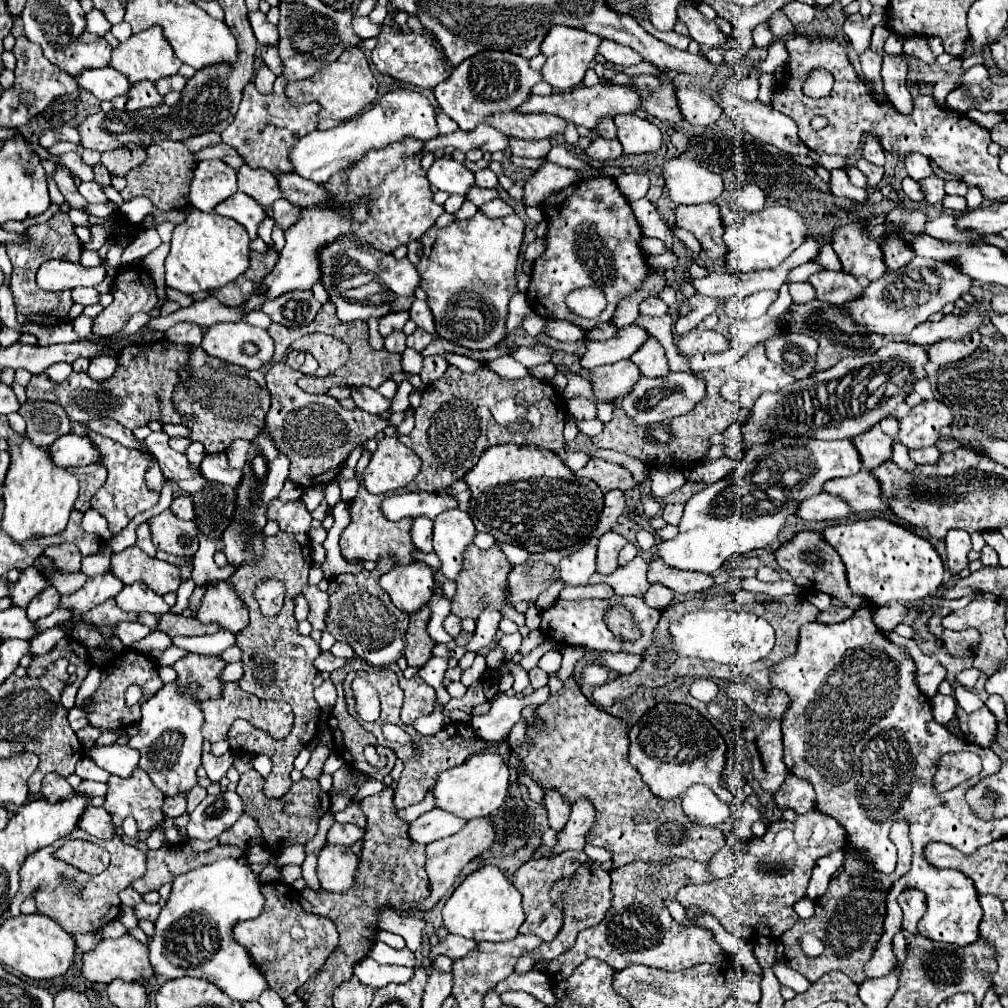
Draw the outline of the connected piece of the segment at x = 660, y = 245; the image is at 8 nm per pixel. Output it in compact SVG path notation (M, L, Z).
M644 238L644 240L642 240L642 248L644 248L646 254L652 254L652 256L656 256L656 254L664 254L664 252L670 252L668 246L666 246L660 238Z

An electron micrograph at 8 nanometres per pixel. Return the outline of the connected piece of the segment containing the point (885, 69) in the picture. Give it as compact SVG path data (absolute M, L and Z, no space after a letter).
M886 54L882 64L882 78L884 78L886 94L894 104L894 108L900 114L910 114L914 110L914 100L906 86L906 60L902 56Z

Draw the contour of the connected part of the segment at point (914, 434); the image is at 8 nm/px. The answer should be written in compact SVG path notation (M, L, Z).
M924 400L900 420L898 440L908 448L936 446L942 430L948 430L954 420L952 410L940 400Z

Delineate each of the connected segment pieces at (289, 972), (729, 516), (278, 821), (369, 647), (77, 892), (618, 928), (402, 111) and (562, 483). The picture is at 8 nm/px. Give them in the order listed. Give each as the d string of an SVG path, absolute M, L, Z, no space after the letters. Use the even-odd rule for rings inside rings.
M284 882L264 884L266 892L266 908L264 912L246 922L238 922L234 926L234 940L238 940L248 952L254 956L254 962L266 972L268 984L280 998L288 998L298 992L304 982L326 962L326 958L336 950L340 942L340 934L336 924L326 916L310 914L302 908L298 900L298 892Z
M778 436L774 442L754 444L728 476L706 486L686 502L684 518L678 524L678 536L674 540L660 542L656 552L674 568L714 574L734 554L748 554L776 542L788 522L788 516L796 516L804 498L822 494L822 484L830 478L852 476L860 470L862 458L852 440L826 442ZM770 484L780 486L786 496L770 496Z
M248 770L248 772L240 774L236 792L244 800L244 812L248 816L252 816L258 822L258 826L262 828L266 848L272 854L280 854L288 846L310 842L314 838L314 834L318 832L318 822L320 822L322 814L330 810L330 794L320 788L318 780L310 780L310 778L302 778L302 780L294 782L290 786L290 790L280 798L264 796L262 786L264 786L264 778L256 770Z
M378 560L376 570L362 574L340 574L330 580L330 612L326 618L326 630L342 642L348 642L356 656L366 660L372 666L388 666L404 656L406 630L410 616L404 610L398 610L386 592L380 588L378 578L386 574L394 564L388 560Z
M114 836L112 840L104 842L104 848L112 856L108 870L104 870L102 874L86 874L86 872L52 856L58 850L58 846L62 846L64 842L66 840L62 840L62 842L58 840L46 848L40 848L38 852L34 852L26 858L26 862L20 868L20 890L10 904L10 912L12 912L12 916L18 916L20 904L28 896L34 894L38 912L46 914L52 920L56 920L58 924L62 924L62 928L66 928L66 932L70 932L70 934L98 932L102 926L106 926L108 922L118 918L120 904L122 904L120 892L126 890L128 886L132 886L132 882L140 880L146 874L146 854L140 852L136 846L126 844L120 836Z
M672 858L664 862L634 862L612 872L612 906L608 908L604 920L592 928L586 928L578 934L578 940L570 952L558 956L550 962L546 972L552 980L566 980L574 968L584 960L596 956L610 964L614 970L624 970L632 964L644 964L666 970L686 970L696 964L724 964L726 950L716 942L714 932L708 928L686 928L678 924L666 906L668 900L674 900L678 890L694 880L714 880L706 862Z
M398 88L386 92L372 108L364 110L352 120L346 120L344 124L330 130L310 132L290 150L290 158L294 164L294 172L320 184L328 182L340 170L354 166L370 150L386 148L394 142L402 142L404 138L416 138L426 142L434 136L438 136L436 108L422 92L416 92L412 88Z
M494 446L488 448L478 464L464 476L472 500L470 500L470 516L478 532L492 534L498 542L520 546L528 552L546 552L546 550L562 550L572 546L582 546L592 530L596 528L598 516L604 510L604 492L594 480L576 476L564 460L544 448L538 446Z

